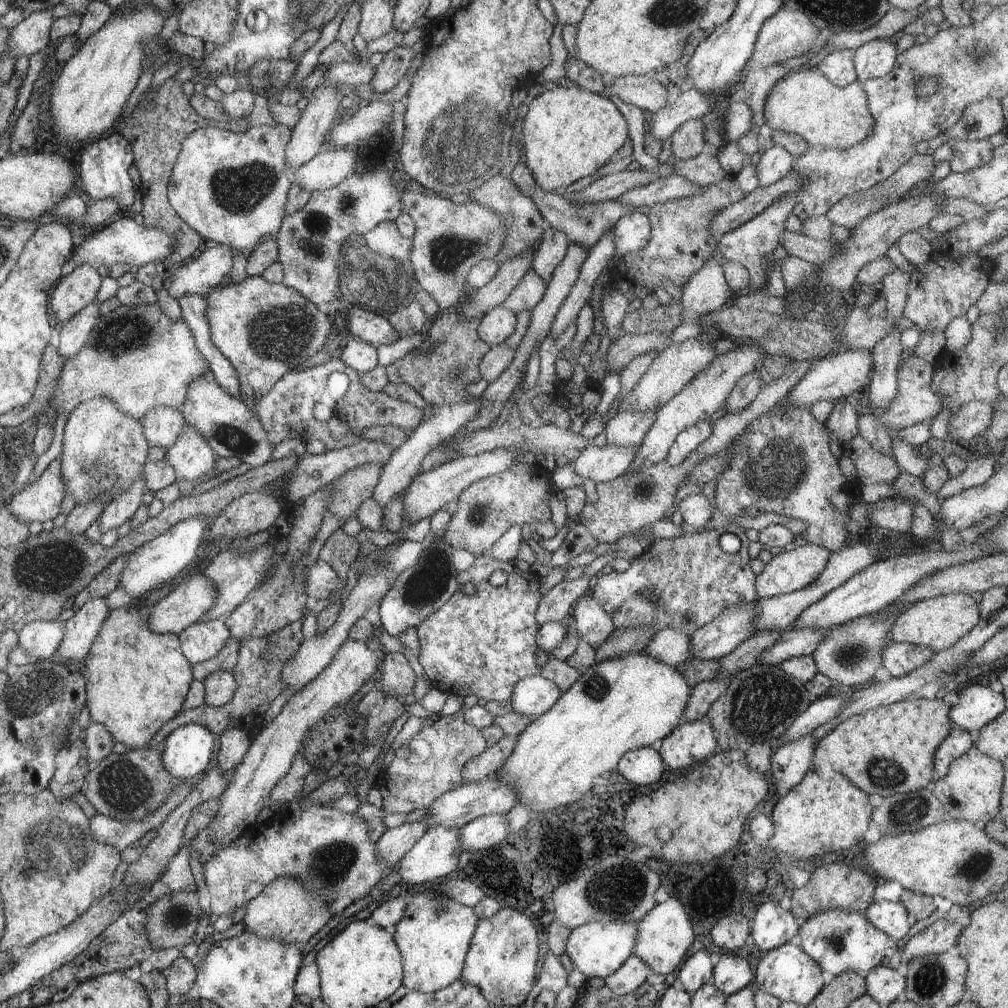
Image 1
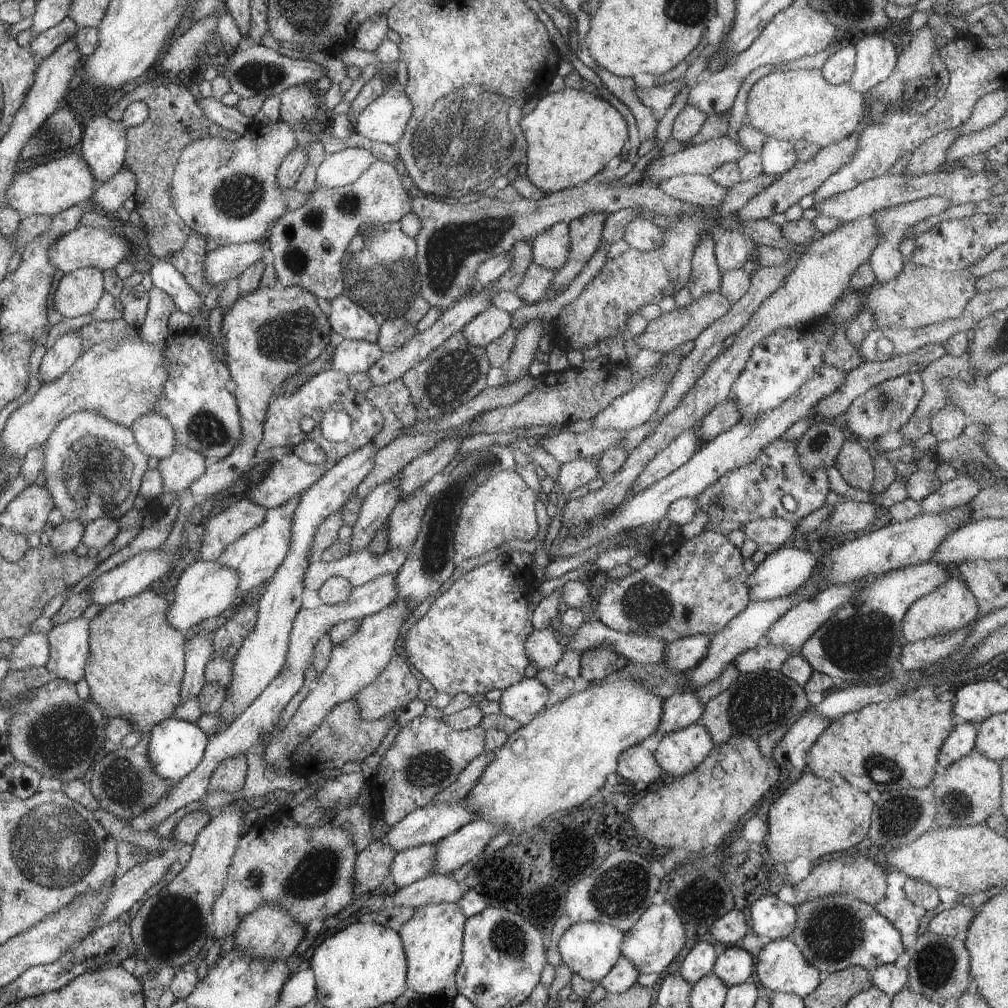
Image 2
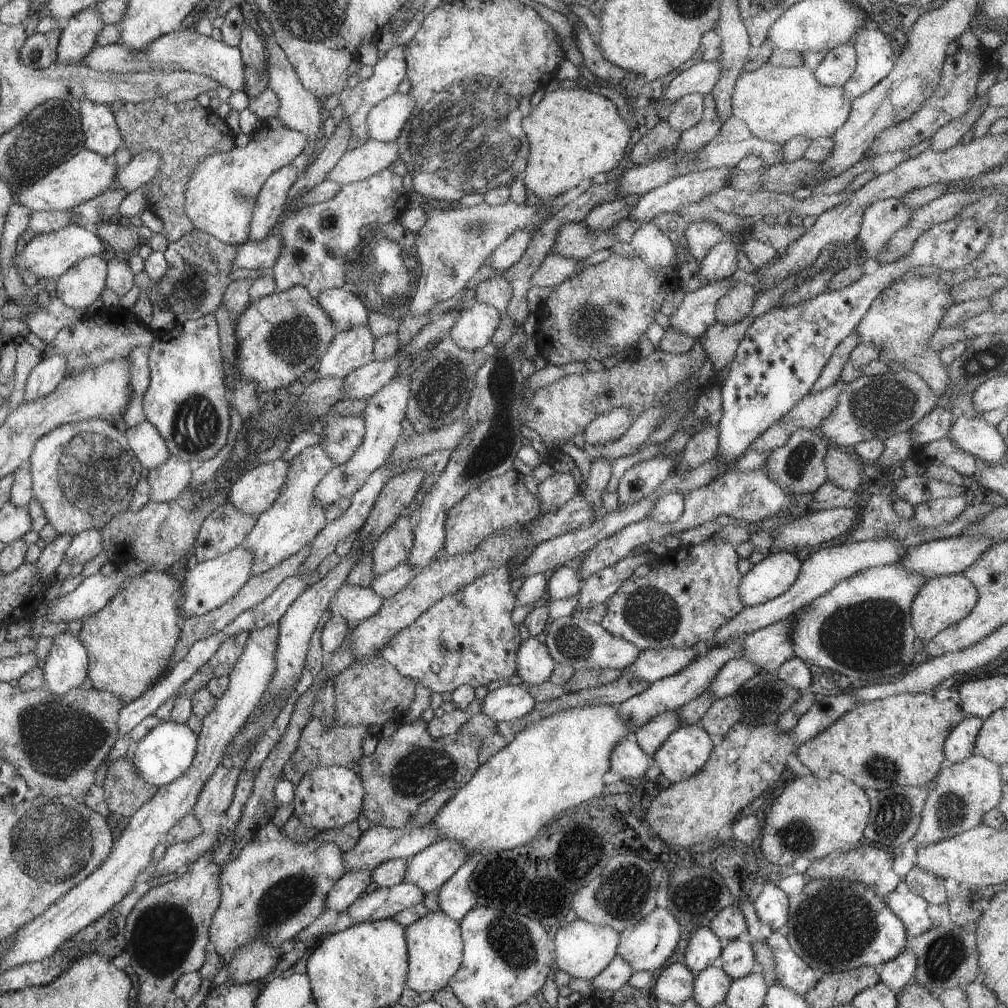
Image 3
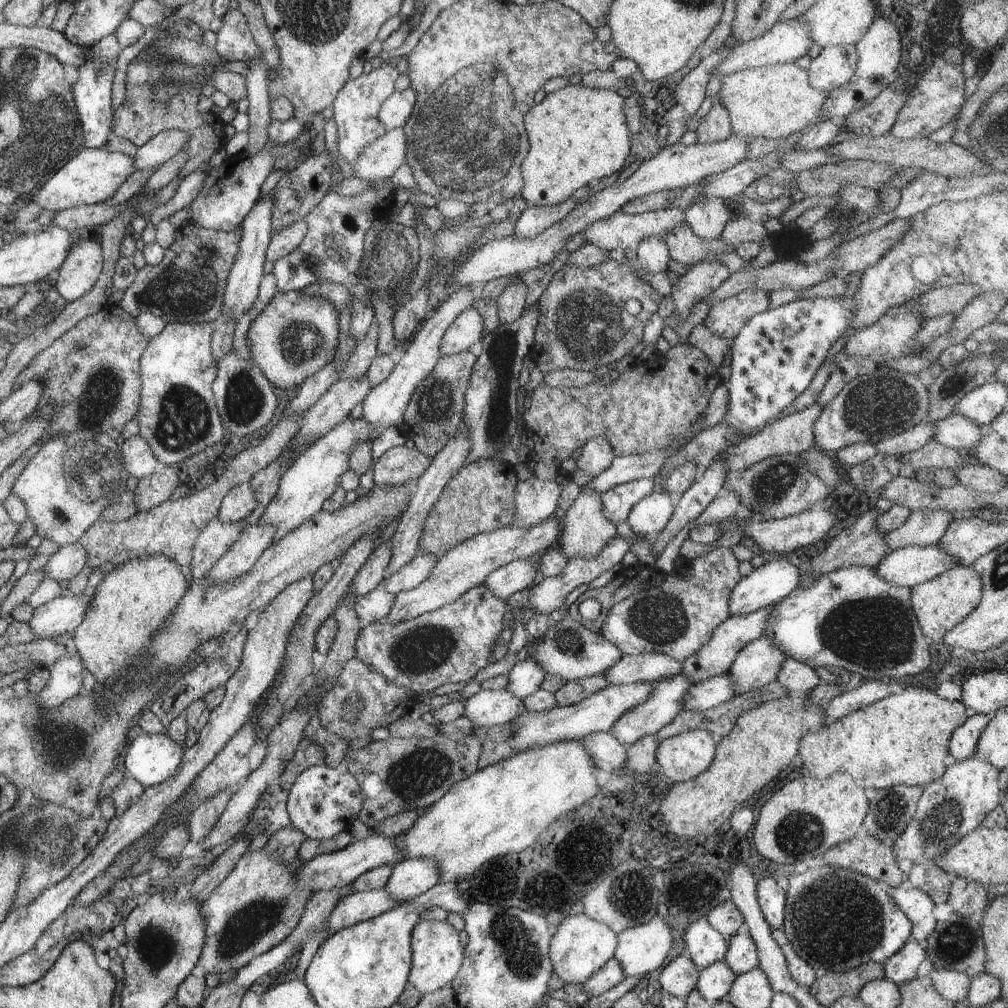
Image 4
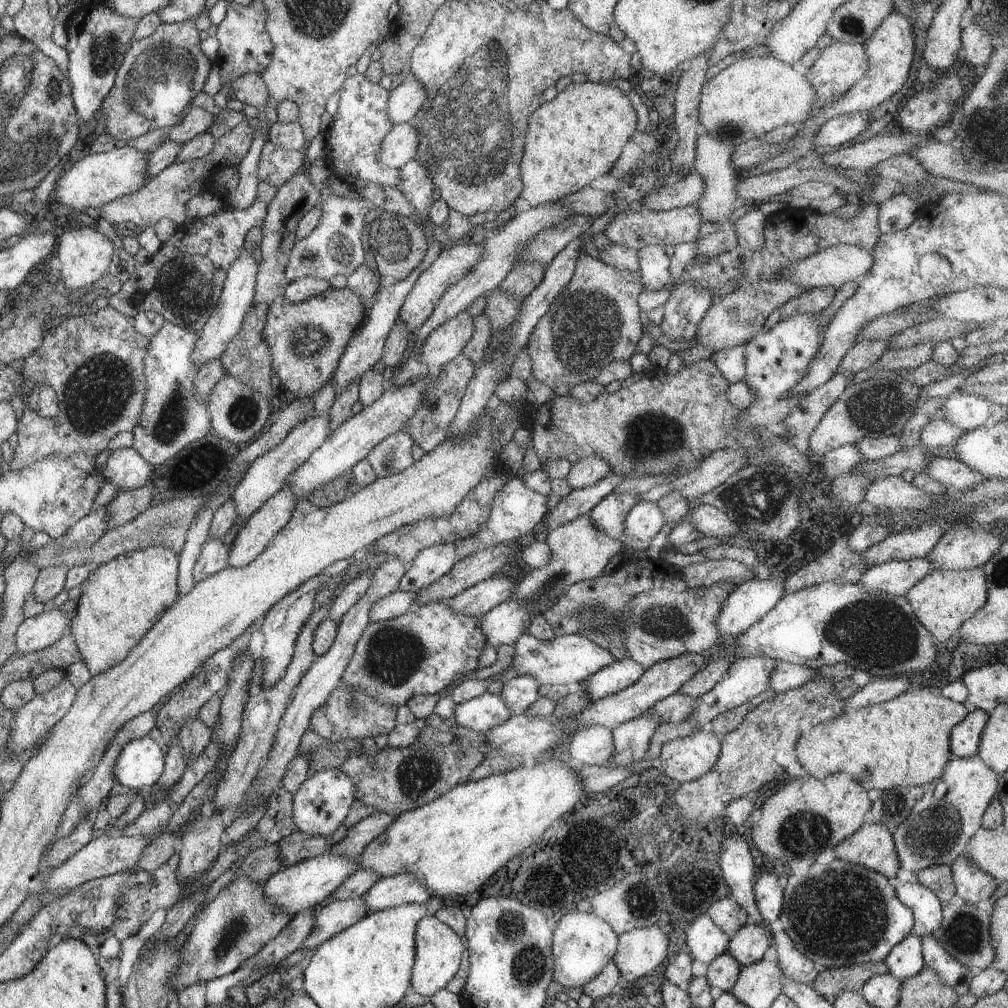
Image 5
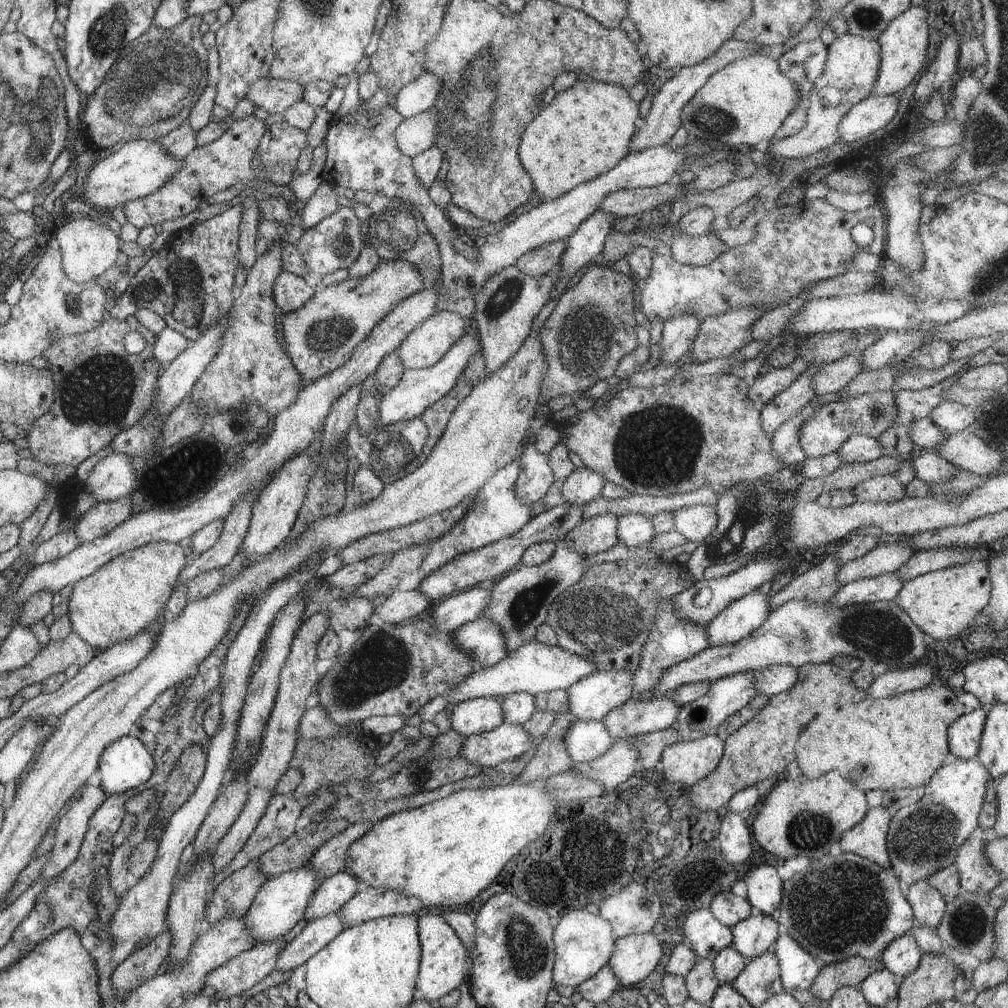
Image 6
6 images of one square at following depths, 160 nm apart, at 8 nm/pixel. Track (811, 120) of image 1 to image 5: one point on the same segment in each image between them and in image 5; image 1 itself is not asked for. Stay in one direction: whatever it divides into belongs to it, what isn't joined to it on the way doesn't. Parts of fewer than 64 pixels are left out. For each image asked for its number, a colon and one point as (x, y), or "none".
2: (787, 105)
3: (777, 103)
4: (773, 101)
5: (752, 96)

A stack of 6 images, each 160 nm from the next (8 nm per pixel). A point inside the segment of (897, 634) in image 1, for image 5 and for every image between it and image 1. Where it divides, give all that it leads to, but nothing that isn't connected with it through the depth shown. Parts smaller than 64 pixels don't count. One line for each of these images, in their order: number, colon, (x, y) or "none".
2: (952, 605)
3: (942, 601)
4: (940, 603)
5: (942, 601)

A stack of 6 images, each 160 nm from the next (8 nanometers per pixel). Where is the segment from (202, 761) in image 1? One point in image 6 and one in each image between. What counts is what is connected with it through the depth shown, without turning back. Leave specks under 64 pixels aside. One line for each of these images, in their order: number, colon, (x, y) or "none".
2: (176, 747)
3: (167, 751)
4: (150, 759)
5: (141, 764)
6: (125, 764)

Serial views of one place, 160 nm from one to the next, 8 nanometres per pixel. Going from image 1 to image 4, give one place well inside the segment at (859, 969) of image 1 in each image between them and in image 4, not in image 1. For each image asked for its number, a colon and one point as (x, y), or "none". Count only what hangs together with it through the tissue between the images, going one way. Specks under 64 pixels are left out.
2: (833, 932)
3: (835, 925)
4: (836, 920)

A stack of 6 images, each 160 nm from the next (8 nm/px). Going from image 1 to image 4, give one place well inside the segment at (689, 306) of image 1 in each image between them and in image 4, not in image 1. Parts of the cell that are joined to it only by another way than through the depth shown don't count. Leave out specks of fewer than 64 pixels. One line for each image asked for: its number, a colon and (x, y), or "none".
2: (705, 274)
3: (701, 236)
4: (707, 216)

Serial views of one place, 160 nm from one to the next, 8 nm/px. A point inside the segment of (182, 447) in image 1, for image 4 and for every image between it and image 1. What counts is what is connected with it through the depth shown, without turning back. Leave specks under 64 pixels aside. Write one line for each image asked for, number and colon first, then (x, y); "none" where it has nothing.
2: (179, 471)
3: (166, 483)
4: (152, 491)

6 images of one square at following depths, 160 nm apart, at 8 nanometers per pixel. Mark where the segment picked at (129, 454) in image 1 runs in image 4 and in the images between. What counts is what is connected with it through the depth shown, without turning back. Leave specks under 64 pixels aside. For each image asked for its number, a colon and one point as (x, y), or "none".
2: (94, 467)
3: (82, 473)
4: (74, 477)

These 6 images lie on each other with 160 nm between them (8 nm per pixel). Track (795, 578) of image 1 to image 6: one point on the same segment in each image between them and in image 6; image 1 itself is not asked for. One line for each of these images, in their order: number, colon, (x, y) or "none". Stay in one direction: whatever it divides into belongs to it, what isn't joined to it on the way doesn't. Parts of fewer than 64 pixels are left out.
2: (781, 573)
3: (774, 575)
4: (765, 586)
5: (749, 602)
6: (739, 619)

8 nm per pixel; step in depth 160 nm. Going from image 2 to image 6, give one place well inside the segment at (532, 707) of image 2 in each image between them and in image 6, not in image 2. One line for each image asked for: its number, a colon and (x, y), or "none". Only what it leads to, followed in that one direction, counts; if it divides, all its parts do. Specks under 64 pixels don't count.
3: (509, 702)
4: (488, 708)
5: (487, 711)
6: (472, 717)

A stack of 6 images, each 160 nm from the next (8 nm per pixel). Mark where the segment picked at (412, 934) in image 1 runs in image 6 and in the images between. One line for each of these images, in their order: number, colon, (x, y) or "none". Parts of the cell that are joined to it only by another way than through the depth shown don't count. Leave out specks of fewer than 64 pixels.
2: (433, 937)
3: (435, 944)
4: (438, 954)
5: (439, 950)
6: (442, 968)

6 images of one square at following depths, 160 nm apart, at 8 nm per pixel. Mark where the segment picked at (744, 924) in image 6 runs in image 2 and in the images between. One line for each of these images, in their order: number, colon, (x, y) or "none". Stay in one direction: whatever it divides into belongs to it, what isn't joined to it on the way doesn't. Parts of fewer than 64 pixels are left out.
2: (735, 965)
3: (737, 959)
4: (742, 956)
5: (748, 945)

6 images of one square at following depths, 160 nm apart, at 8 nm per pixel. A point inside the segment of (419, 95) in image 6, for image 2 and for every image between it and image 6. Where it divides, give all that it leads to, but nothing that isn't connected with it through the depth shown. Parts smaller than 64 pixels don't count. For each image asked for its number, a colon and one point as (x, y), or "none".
2: (385, 118)
3: (385, 121)
4: (395, 111)
5: (408, 98)

